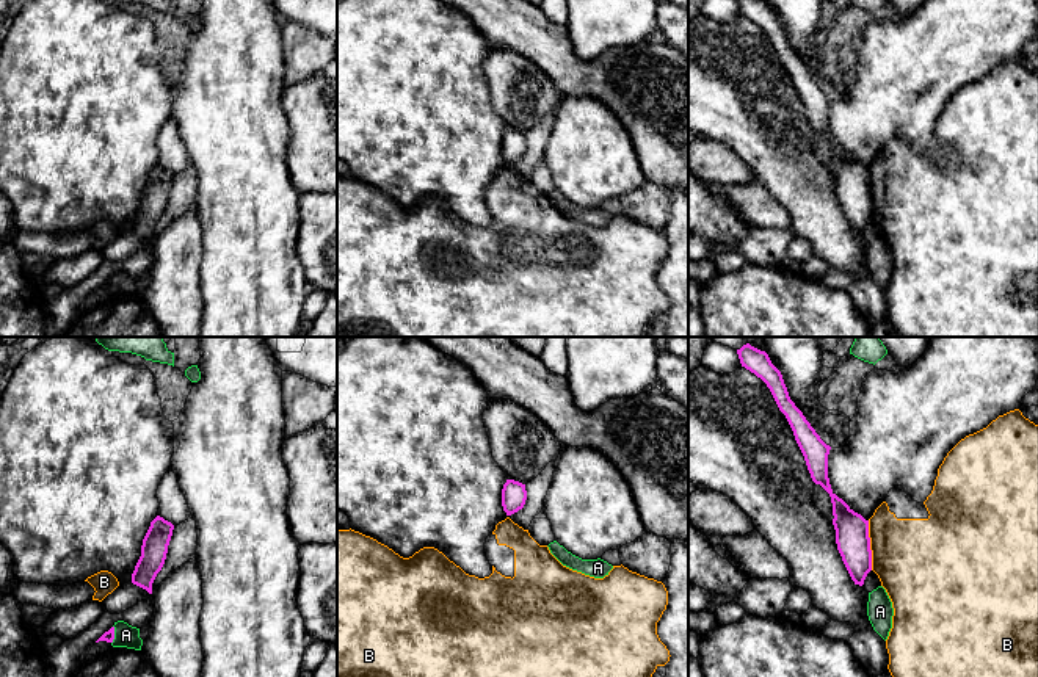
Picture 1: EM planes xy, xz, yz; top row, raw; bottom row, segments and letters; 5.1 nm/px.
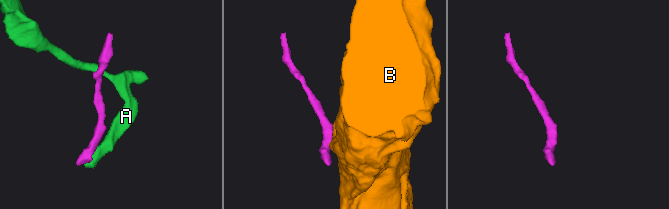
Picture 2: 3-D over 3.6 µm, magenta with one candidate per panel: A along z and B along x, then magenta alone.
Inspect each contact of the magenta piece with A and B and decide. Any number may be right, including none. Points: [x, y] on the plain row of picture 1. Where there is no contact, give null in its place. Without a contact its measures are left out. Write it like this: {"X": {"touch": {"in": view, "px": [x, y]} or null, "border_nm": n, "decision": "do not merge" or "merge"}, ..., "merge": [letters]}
{"A": {"touch": {"in": "xy", "px": [113, 284]}, "border_nm": 100, "decision": "do not merge"}, "B": {"touch": {"in": "yz", "px": [869, 195]}, "border_nm": 260, "decision": "do not merge"}, "merge": []}

